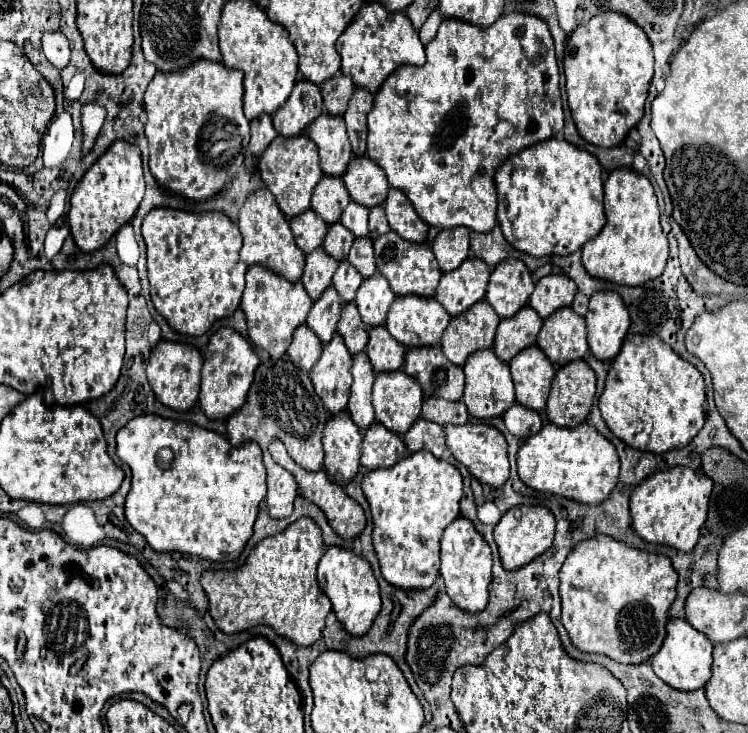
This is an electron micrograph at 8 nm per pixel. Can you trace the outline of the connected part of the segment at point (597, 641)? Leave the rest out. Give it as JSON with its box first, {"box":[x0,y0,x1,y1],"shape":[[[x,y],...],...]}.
{"box":[559,536,677,664],"shape":[[[595,536],[577,544],[569,552],[559,576],[559,594],[563,602],[561,622],[571,636],[571,642],[581,652],[601,654],[621,664],[641,664],[661,648],[665,640],[665,614],[675,600],[677,586],[677,572],[673,570],[667,556],[631,548],[623,542],[611,540],[609,536]]]}

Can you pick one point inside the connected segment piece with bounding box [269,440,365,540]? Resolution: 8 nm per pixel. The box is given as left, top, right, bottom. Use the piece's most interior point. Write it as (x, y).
(345, 516)

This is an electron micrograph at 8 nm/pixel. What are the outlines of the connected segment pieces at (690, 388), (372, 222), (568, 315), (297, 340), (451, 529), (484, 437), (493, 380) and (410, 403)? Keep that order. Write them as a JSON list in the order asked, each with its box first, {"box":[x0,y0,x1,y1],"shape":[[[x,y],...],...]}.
[{"box":[599,334,705,454],"shape":[[[629,334],[623,342],[621,352],[611,364],[605,390],[599,398],[599,410],[603,414],[605,424],[609,430],[623,440],[625,444],[641,450],[641,452],[651,452],[651,454],[665,454],[675,448],[687,446],[697,432],[703,426],[703,398],[705,398],[705,388],[703,388],[703,376],[699,370],[677,356],[673,350],[667,348],[667,344],[659,336],[641,336],[641,334]]]},{"box":[369,206,389,238],"shape":[[[375,206],[371,208],[371,214],[369,214],[369,230],[371,230],[371,238],[377,238],[377,236],[383,236],[385,232],[389,232],[389,224],[387,224],[387,218],[385,218],[385,212],[383,212],[383,206]]]},{"box":[537,308,589,366],"shape":[[[573,308],[553,312],[537,334],[537,346],[555,366],[565,366],[573,360],[585,358],[589,352],[585,320],[575,314]]]},{"box":[289,324,321,372],"shape":[[[301,324],[295,334],[293,334],[293,342],[289,346],[289,358],[293,360],[293,364],[297,364],[301,370],[309,372],[313,368],[313,364],[319,360],[321,356],[321,340],[315,336],[313,330],[309,330],[305,324]]]},{"box":[441,516,491,614],"shape":[[[459,516],[445,528],[441,536],[441,576],[445,580],[447,594],[457,608],[467,610],[471,614],[485,610],[489,602],[491,564],[491,548],[469,520]]]},{"box":[445,422,509,486],"shape":[[[467,422],[463,426],[455,426],[455,424],[447,424],[445,426],[447,432],[447,446],[453,454],[453,458],[457,462],[461,462],[473,478],[477,478],[481,484],[487,486],[503,486],[505,480],[509,478],[509,460],[507,460],[507,442],[503,438],[503,434],[487,424],[475,424],[475,422]]]},{"box":[463,348,515,418],"shape":[[[493,348],[479,350],[479,352],[471,354],[467,364],[463,366],[463,370],[465,370],[463,402],[465,402],[471,416],[475,416],[475,418],[503,416],[515,404],[515,390],[513,390],[509,366],[507,366],[507,362],[503,362],[501,358],[495,356]]]},{"box":[373,372,423,436],"shape":[[[381,372],[373,384],[375,418],[391,432],[403,436],[421,414],[423,392],[405,372]]]}]

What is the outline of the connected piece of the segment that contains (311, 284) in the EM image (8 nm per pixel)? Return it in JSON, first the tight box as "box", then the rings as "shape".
{"box":[301,248,339,300],"shape":[[[317,248],[311,254],[307,254],[307,264],[301,282],[313,300],[317,300],[331,286],[331,278],[337,270],[337,264],[339,262],[325,254],[323,248]]]}

